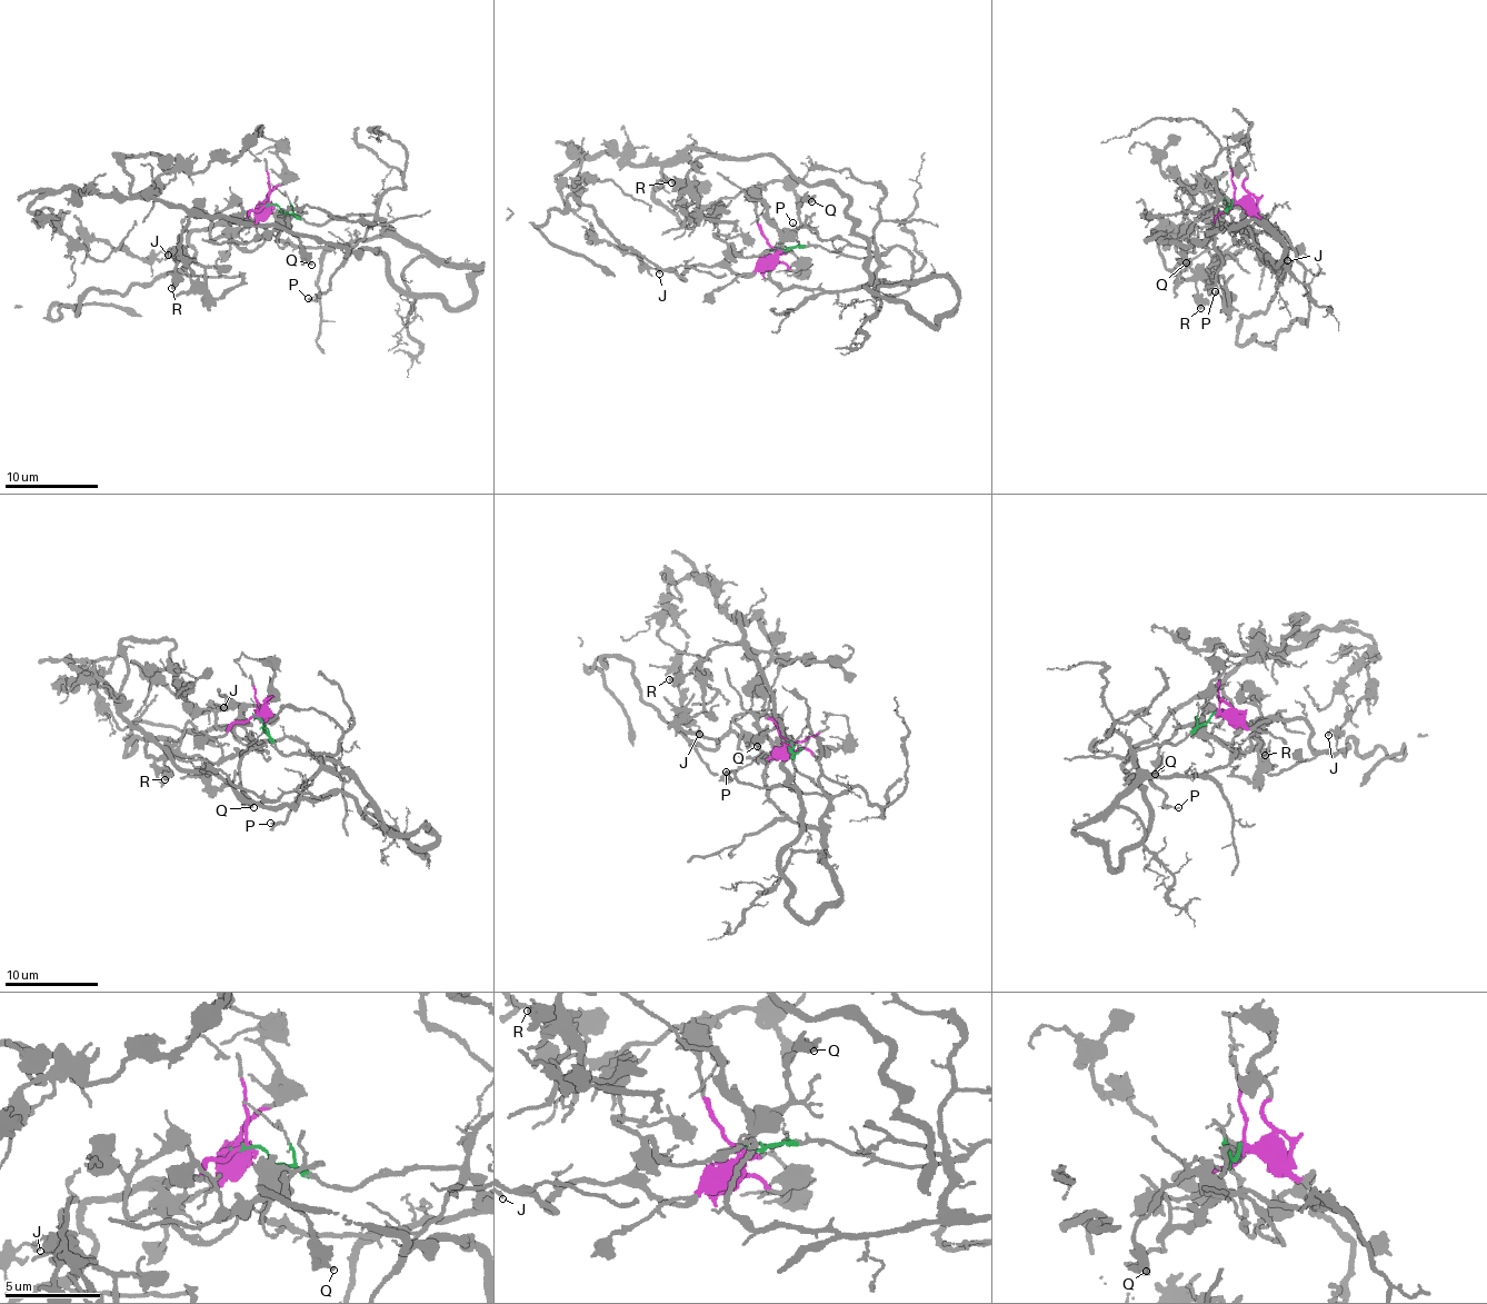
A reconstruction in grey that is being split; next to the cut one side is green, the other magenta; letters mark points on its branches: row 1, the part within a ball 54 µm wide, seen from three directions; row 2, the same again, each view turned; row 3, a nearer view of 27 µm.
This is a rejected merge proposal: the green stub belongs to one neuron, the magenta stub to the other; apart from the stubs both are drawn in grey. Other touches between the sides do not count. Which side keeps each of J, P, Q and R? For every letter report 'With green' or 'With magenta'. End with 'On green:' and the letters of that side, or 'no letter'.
J: With green
P: With green
Q: With magenta
R: With green
On green: J, P, R

